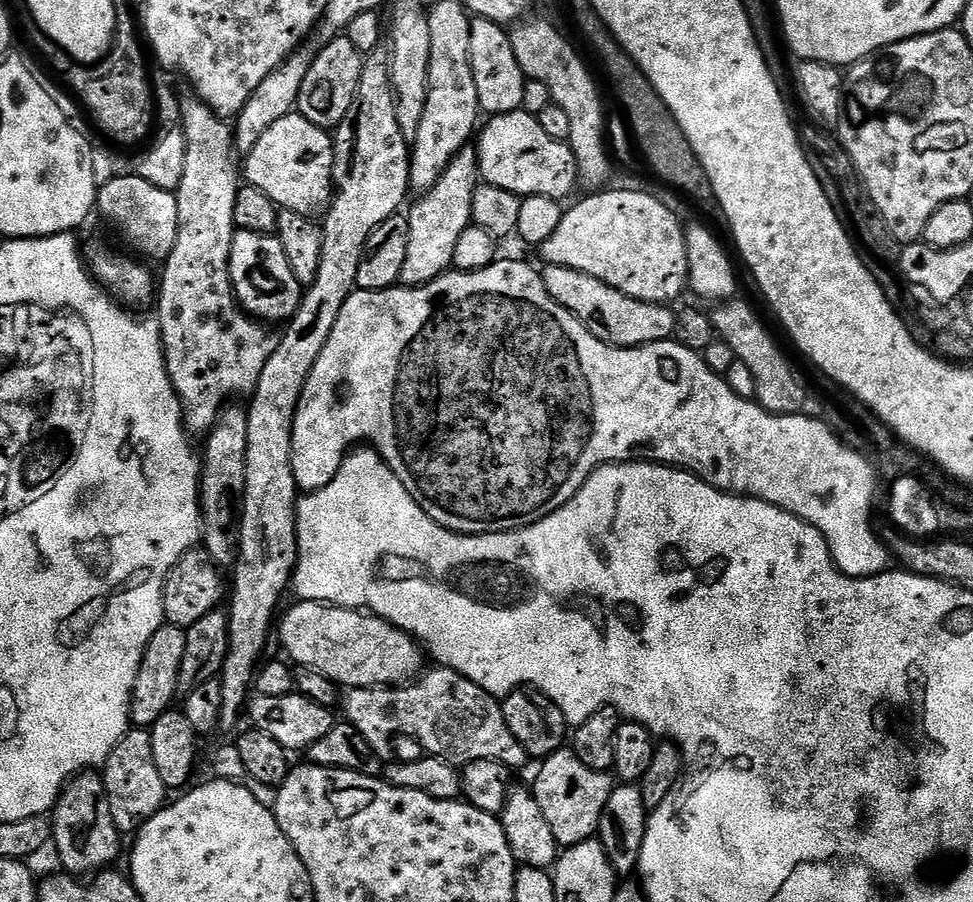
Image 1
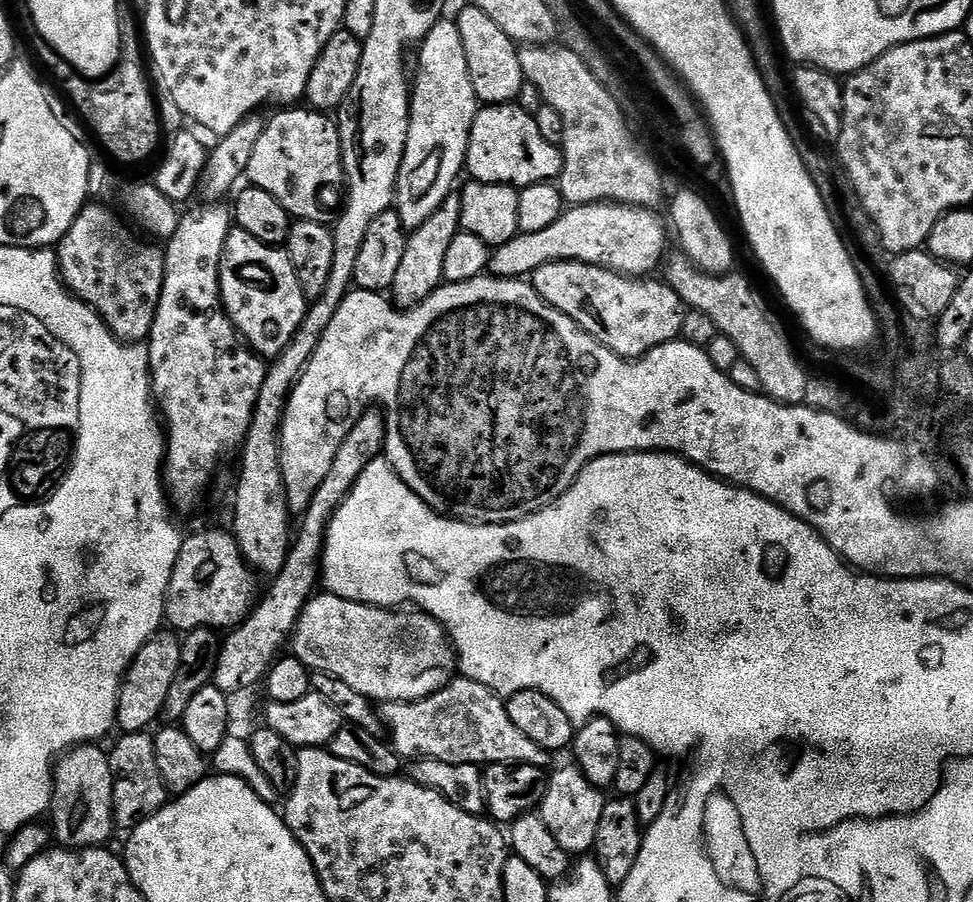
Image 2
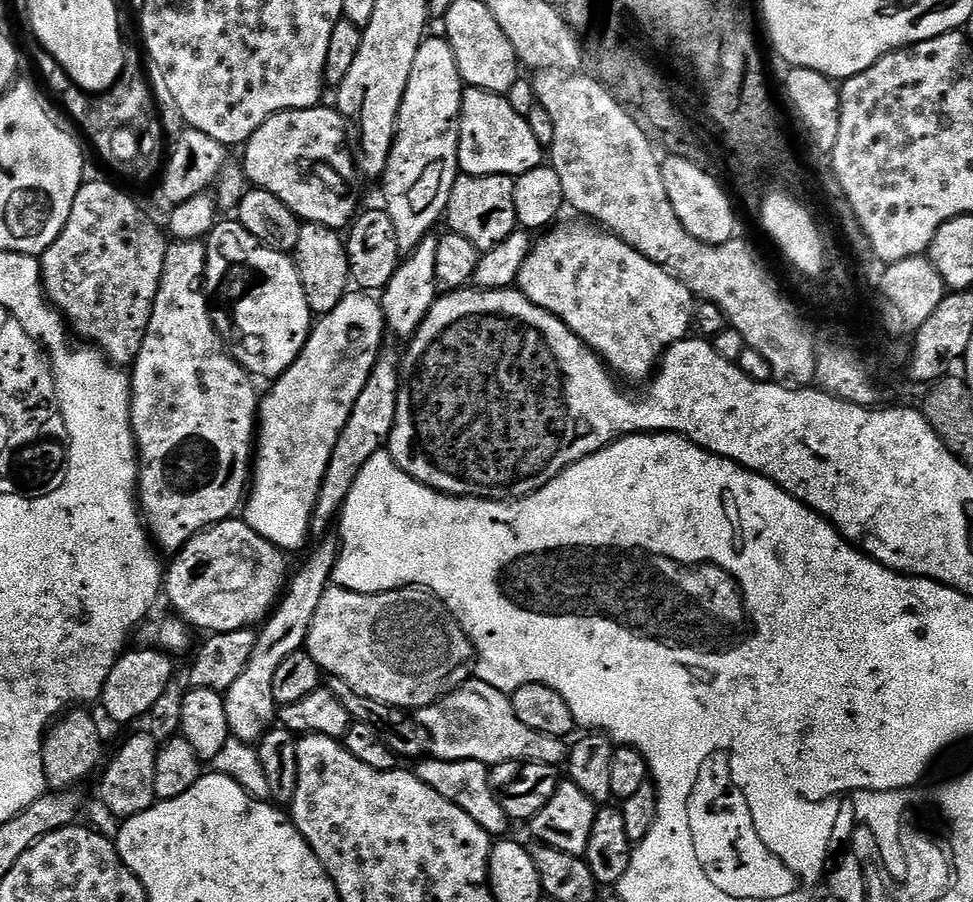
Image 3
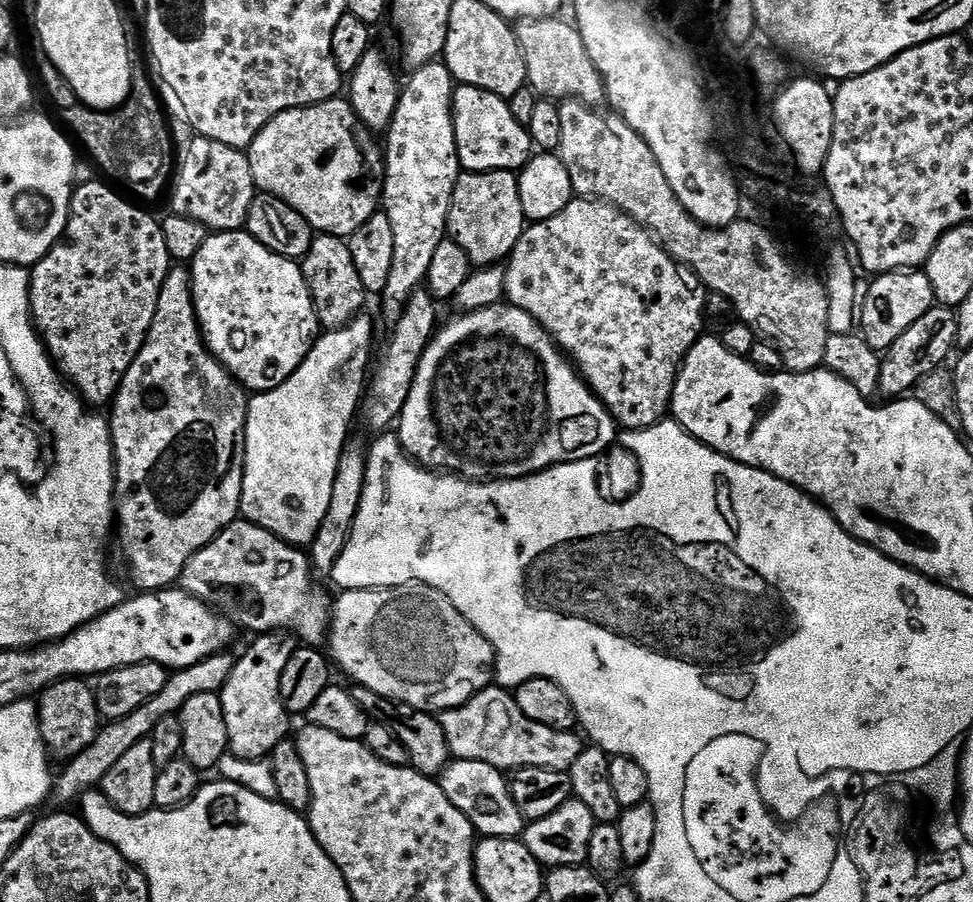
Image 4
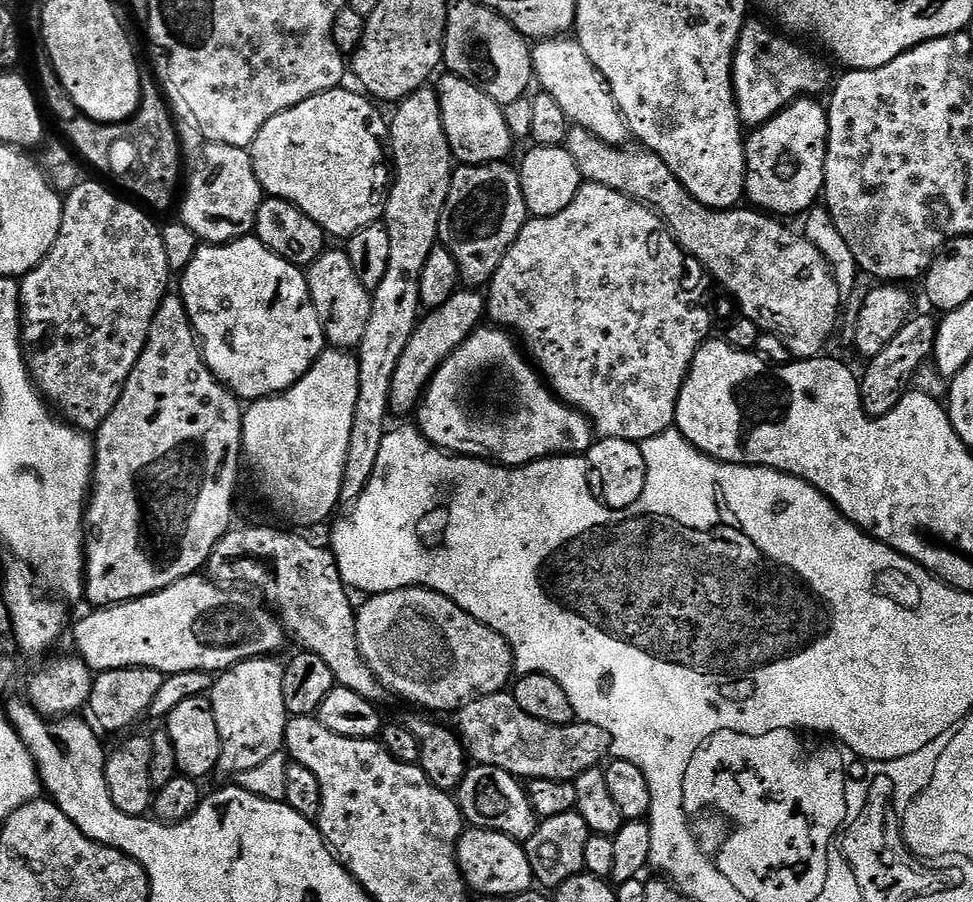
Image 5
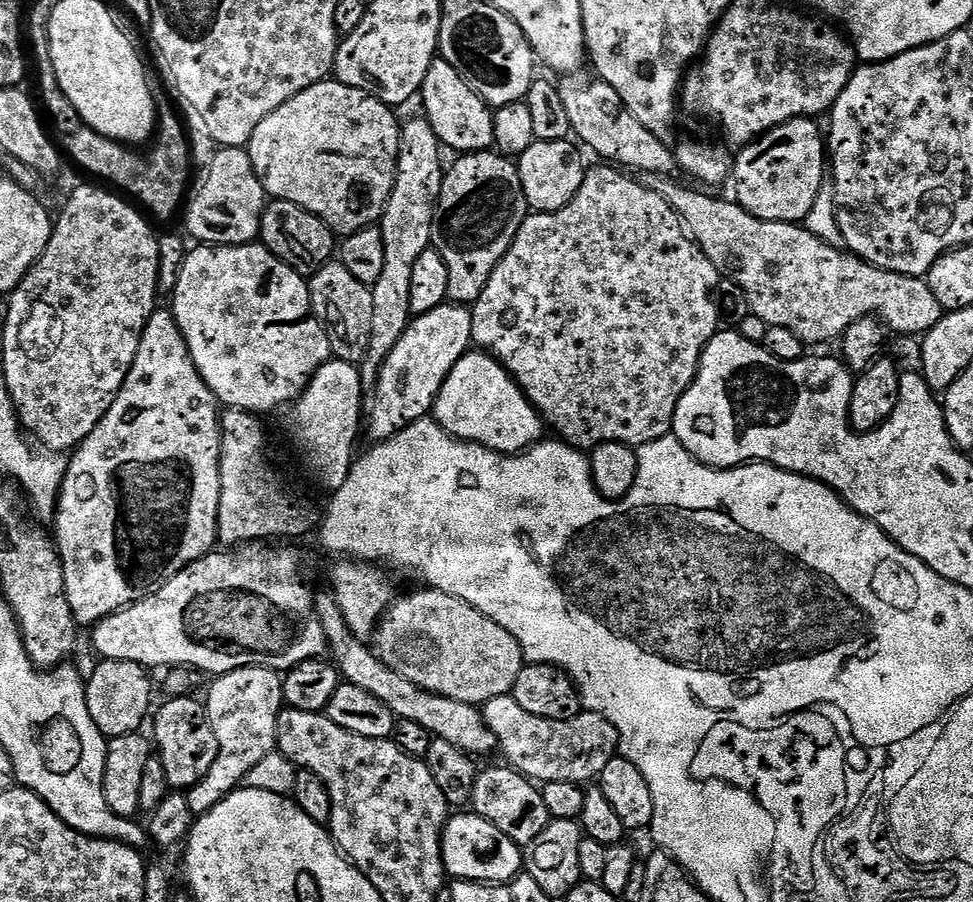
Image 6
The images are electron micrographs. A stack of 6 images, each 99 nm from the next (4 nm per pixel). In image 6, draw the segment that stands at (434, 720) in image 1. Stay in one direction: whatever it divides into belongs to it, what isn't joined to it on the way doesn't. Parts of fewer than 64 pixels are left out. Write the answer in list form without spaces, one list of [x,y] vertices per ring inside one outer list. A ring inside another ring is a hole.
[[[512,695],[490,698],[490,702],[482,705],[484,721],[490,726],[490,734],[494,734],[499,755],[504,755],[507,767],[528,777],[533,782],[574,782],[581,786],[595,781],[606,770],[606,762],[610,762],[618,754],[620,739],[618,730],[601,716],[599,712],[581,710],[577,716],[569,720],[551,720],[550,718],[538,718],[534,714],[522,710],[518,702],[514,702]]]

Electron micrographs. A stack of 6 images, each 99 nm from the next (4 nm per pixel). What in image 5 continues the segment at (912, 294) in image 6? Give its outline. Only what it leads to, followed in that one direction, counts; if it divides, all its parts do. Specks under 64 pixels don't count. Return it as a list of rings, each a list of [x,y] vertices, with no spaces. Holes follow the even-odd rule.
[[[572,126],[566,147],[587,183],[610,186],[610,190],[618,190],[655,210],[676,243],[720,283],[742,316],[756,323],[761,332],[773,332],[782,338],[796,360],[821,355],[820,347],[836,328],[842,294],[826,258],[806,237],[795,236],[784,225],[787,223],[748,206],[731,210],[702,206],[674,178],[666,162],[643,146],[607,144],[590,130]]]

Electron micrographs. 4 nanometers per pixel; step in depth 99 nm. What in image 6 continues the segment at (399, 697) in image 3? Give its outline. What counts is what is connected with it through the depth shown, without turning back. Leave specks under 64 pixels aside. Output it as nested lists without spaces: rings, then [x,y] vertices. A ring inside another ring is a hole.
[[[423,591],[412,592],[409,596],[401,595],[384,613],[374,633],[374,651],[382,663],[394,670],[394,674],[414,682],[414,686],[452,698],[454,702],[482,706],[490,702],[490,698],[509,695],[526,663],[514,634],[449,592]]]

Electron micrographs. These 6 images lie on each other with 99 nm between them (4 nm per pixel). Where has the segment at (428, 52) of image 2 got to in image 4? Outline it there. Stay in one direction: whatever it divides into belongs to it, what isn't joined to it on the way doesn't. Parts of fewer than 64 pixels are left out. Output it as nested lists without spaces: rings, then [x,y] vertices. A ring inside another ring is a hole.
[[[433,62],[415,69],[411,75],[408,84],[406,80],[401,87],[396,113],[386,129],[388,148],[386,144],[384,152],[382,210],[390,218],[390,226],[394,226],[394,266],[390,266],[390,282],[386,282],[382,300],[384,300],[384,312],[392,322],[404,313],[406,302],[428,279],[434,250],[438,242],[446,239],[450,202],[462,175],[452,121],[454,81],[450,70],[442,62]]]

